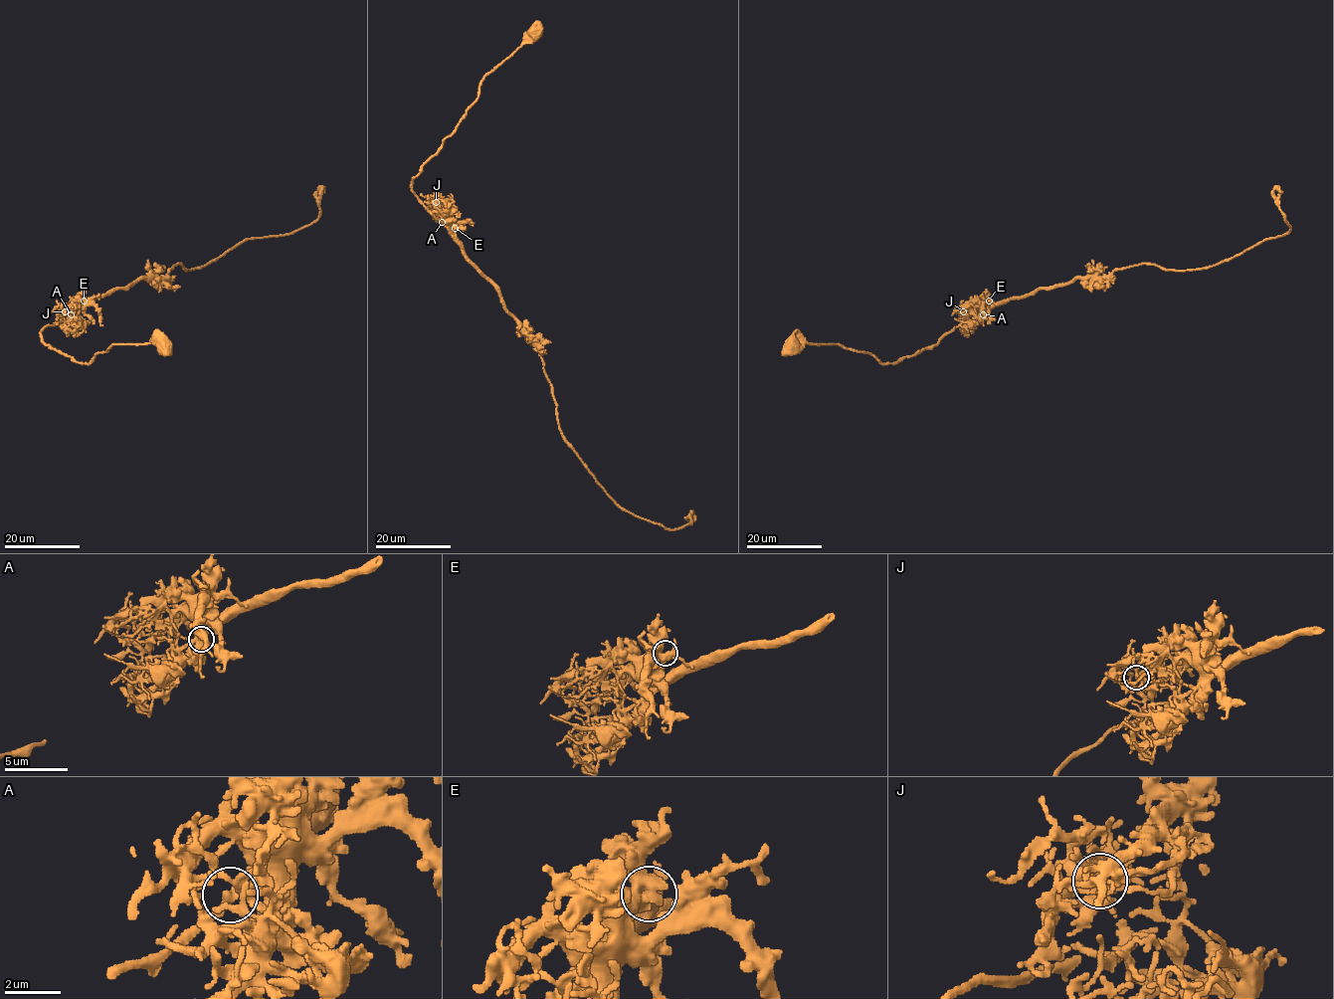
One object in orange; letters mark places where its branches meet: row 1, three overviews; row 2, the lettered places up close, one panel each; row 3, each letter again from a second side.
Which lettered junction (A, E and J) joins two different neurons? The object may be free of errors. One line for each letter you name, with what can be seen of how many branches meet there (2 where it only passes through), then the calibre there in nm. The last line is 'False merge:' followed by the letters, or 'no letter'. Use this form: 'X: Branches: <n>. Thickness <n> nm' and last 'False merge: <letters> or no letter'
False merge: no letter

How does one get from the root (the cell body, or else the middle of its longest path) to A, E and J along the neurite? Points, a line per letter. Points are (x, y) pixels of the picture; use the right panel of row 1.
A: (794, 345), (836, 343), (868, 352), (882, 363), (895, 363), (932, 348), (955, 327), (973, 323), (983, 314)
E: (794, 345), (836, 343), (868, 352), (882, 363), (895, 363), (932, 348), (955, 327), (973, 323), (989, 300)
J: (794, 345), (836, 343), (895, 363), (932, 348), (955, 327), (973, 323), (975, 315), (963, 311)

